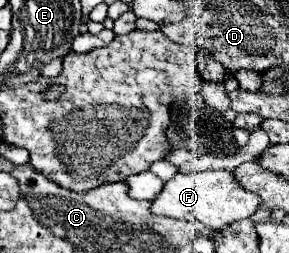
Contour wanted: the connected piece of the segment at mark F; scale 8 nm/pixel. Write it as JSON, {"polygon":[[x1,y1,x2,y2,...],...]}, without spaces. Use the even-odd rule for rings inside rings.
{"polygon":[[204,171,190,175,176,173,152,201,152,213,186,221,196,219,210,229,224,229,234,221,250,217,258,209,258,203,260,197,242,189,228,171]]}

